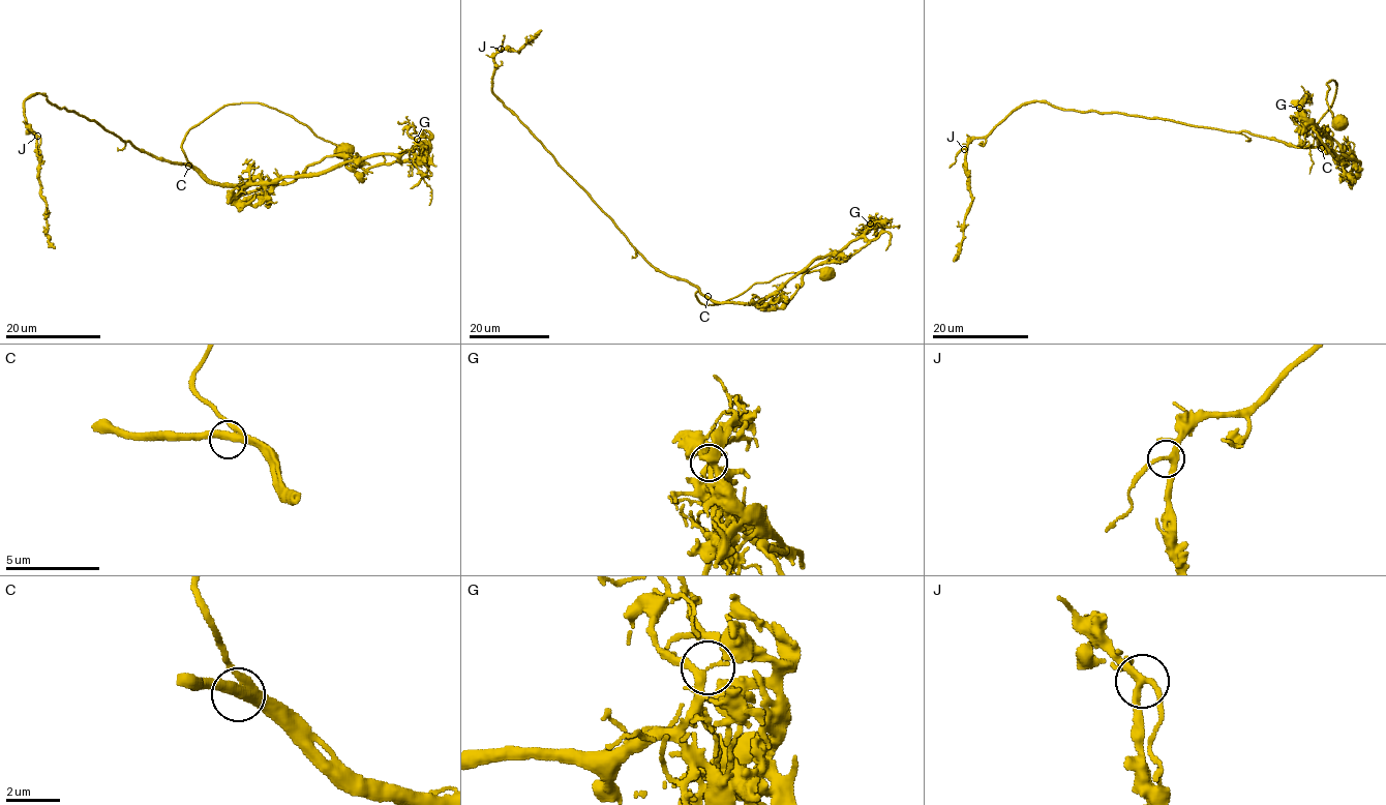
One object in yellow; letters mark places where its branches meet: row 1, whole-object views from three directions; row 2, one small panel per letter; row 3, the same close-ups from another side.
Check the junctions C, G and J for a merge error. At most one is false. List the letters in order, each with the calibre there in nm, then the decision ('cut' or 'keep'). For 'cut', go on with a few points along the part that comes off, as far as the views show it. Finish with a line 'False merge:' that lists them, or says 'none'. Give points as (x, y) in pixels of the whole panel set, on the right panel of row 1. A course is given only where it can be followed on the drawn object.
C: 360 nm | keep
G: 200 nm | cut | (1300, 108), (1331, 140), (1328, 129), (1343, 153), (1355, 159), (1359, 171), (1351, 181), (1349, 177), (1355, 182)
J: 240 nm | keep
False merge: G

